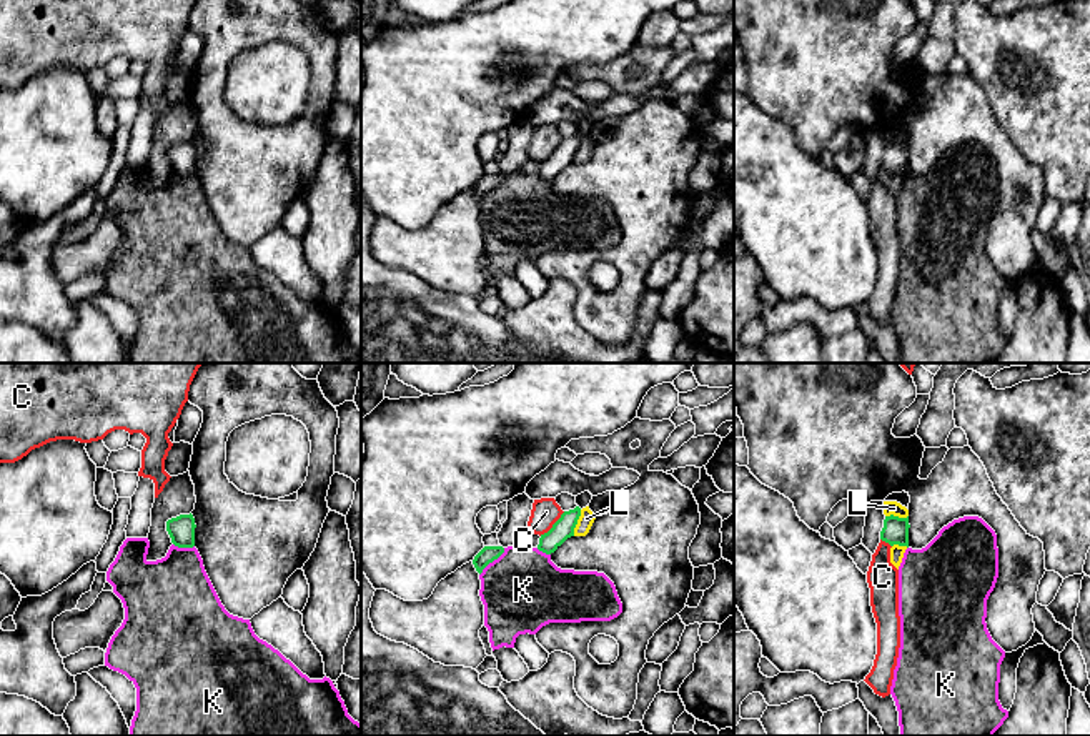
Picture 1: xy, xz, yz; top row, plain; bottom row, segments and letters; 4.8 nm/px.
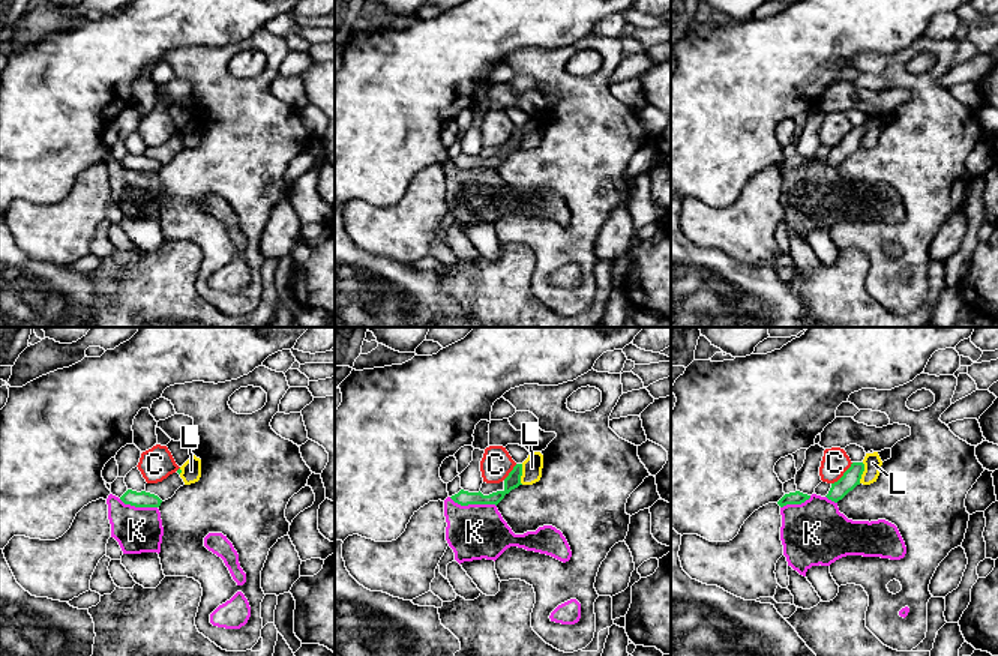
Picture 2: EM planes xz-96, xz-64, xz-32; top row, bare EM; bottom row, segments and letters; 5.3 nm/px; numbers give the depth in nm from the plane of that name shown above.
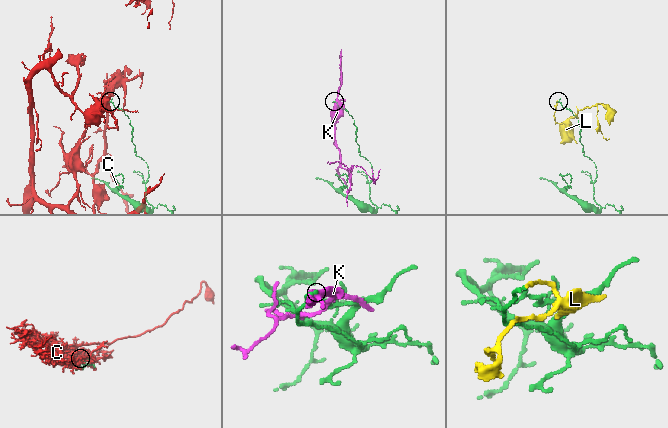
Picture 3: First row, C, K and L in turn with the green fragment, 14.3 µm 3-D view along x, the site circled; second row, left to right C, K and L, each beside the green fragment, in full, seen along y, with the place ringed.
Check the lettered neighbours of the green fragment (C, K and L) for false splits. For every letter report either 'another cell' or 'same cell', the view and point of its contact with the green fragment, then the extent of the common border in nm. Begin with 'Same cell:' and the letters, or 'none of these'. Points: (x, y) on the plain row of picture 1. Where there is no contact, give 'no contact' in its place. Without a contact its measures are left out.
Same cell: none of these
C: another cell; contact xz (553, 152); length 170 nm
K: another cell; contact xz (491, 188); length 180 nm
L: another cell; contact xz (576, 150); length 130 nm

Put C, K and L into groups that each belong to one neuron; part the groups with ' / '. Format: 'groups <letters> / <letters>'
groups C / K / L

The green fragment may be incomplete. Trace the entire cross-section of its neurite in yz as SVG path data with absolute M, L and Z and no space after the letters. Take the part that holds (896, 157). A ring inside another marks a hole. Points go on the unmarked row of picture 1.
M885 143L884 155L880 158L880 167L889 170L890 173L907 173L909 175L909 143L899 145L899 143Z

